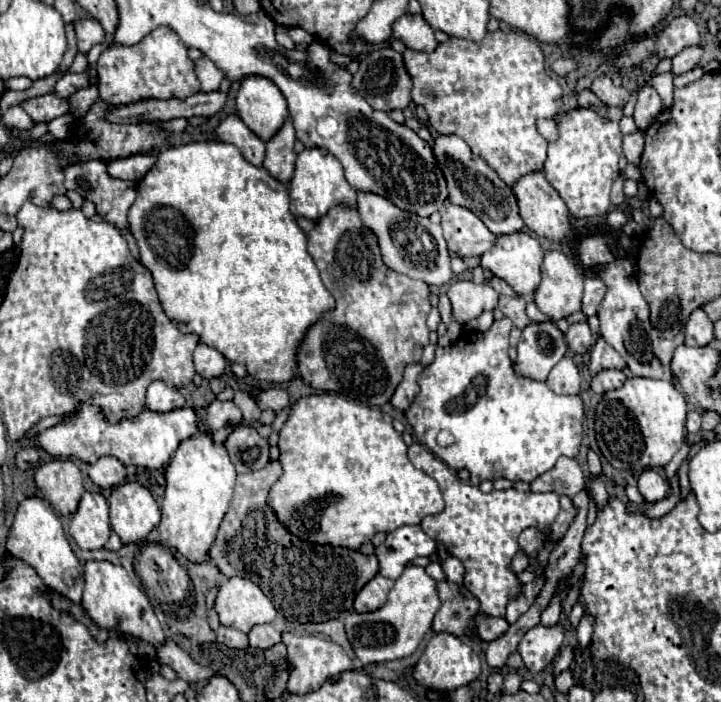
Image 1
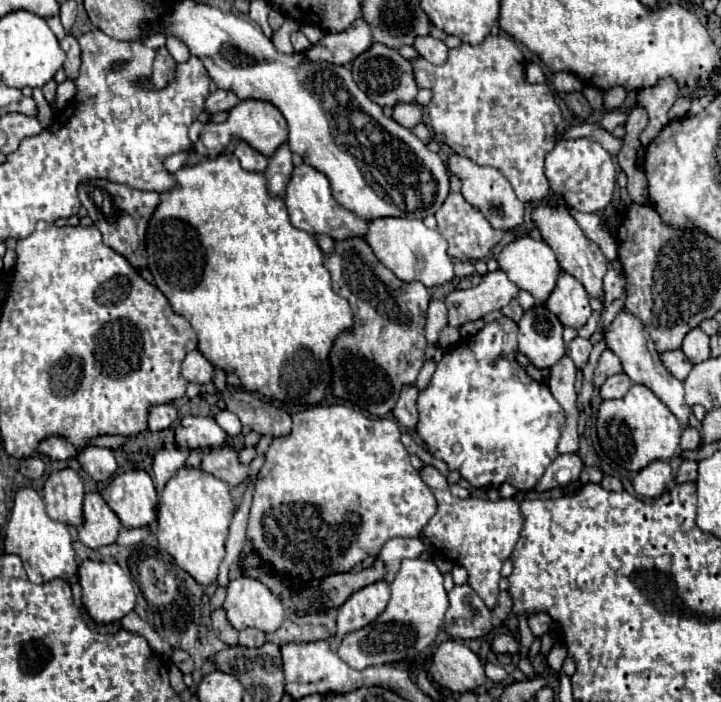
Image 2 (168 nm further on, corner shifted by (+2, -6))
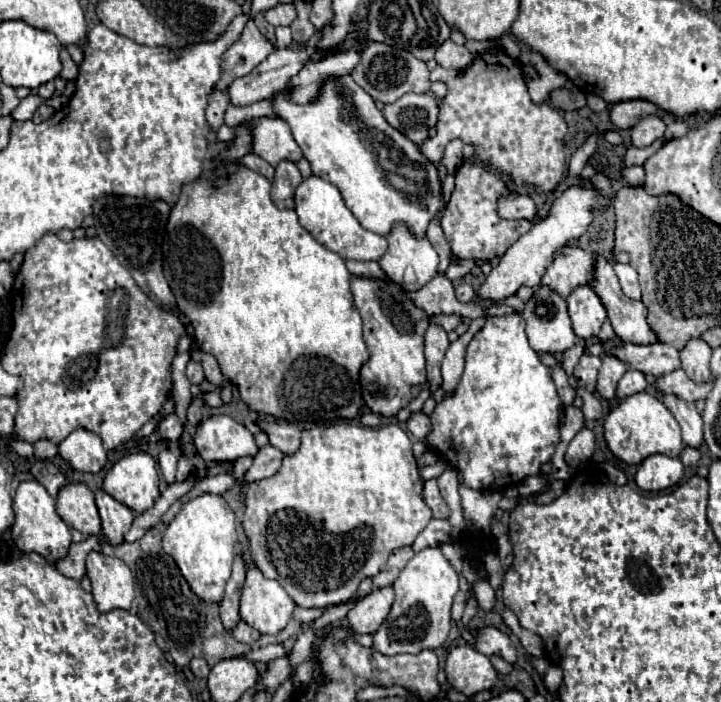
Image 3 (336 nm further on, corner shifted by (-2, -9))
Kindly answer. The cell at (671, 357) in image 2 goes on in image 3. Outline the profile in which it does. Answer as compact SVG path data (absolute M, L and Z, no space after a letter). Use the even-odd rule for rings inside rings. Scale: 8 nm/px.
M654 342L646 346L638 344L618 344L610 350L610 354L628 362L628 368L640 370L650 376L664 376L680 368L678 350L670 344Z

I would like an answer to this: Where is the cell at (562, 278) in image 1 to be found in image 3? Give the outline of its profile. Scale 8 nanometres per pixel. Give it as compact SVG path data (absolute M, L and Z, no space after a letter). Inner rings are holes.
M576 286L566 298L566 302L574 334L578 338L596 336L602 322L606 320L606 310L596 292L590 286Z

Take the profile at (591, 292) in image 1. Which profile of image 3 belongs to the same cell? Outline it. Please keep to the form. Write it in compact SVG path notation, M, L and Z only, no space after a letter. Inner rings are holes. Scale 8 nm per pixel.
M620 262L614 264L614 270L618 274L618 280L620 280L624 296L628 296L632 300L640 300L640 286L638 286L636 270L630 264L620 264Z

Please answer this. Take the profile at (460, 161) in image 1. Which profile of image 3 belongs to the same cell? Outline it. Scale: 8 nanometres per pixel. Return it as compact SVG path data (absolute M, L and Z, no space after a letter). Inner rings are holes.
M510 192L498 200L498 216L506 220L532 220L536 216L536 208L530 196Z

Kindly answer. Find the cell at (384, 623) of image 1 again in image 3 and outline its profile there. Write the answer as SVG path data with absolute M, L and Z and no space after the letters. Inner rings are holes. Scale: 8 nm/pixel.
M424 548L418 552L392 586L396 592L396 602L378 632L374 632L372 650L384 656L394 656L404 652L420 654L422 650L434 650L442 646L452 626L450 608L458 592L458 574L444 560L440 548Z

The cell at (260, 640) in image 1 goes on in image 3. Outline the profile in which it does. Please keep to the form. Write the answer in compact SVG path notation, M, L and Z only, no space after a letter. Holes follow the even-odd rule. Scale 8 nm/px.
M240 620L238 626L234 628L232 636L234 636L234 640L238 640L238 642L242 642L242 644L254 644L254 642L260 638L260 632L254 630L254 628L250 628L246 622Z

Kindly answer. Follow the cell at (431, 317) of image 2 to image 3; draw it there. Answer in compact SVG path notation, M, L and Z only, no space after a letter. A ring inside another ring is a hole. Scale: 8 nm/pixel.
M432 322L426 330L426 370L428 370L428 380L430 380L432 392L440 386L440 380L442 380L440 362L448 350L448 346L450 346L450 340L448 340L446 330L440 324Z

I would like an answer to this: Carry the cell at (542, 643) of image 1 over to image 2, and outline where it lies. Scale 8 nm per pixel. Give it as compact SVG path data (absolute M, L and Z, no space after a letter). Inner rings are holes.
M498 633L494 639L492 639L492 651L498 655L498 653L508 653L508 655L514 655L520 651L520 645L518 641L512 637L512 635L504 635L504 633Z

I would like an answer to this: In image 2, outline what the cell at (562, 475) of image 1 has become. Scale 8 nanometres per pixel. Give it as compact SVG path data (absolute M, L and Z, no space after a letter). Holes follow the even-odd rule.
M566 453L566 455L558 455L546 469L546 473L542 475L542 479L536 485L536 491L546 491L546 489L554 489L554 487L564 487L572 481L578 481L580 471L582 471L584 463L580 459L578 453Z

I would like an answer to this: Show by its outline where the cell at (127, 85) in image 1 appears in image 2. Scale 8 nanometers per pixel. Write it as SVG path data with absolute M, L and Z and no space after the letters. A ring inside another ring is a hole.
M166 47L158 49L156 53L156 61L154 61L154 73L150 77L150 87L152 89L162 89L168 85L168 81L174 77L174 65L176 61L172 59L172 55L168 53Z

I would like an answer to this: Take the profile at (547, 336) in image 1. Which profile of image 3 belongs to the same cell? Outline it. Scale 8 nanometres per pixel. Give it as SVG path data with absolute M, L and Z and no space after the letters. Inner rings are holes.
M538 286L534 290L534 296L526 302L526 308L522 312L522 318L526 322L526 336L530 342L530 348L538 354L556 354L566 352L576 344L576 334L572 332L572 322L566 310L566 300L560 298L550 288Z

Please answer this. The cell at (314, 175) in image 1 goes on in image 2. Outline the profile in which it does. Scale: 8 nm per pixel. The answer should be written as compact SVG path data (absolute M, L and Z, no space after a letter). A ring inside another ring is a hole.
M302 163L300 167L294 167L292 179L286 189L286 207L290 213L290 221L296 229L302 229L310 235L328 235L334 241L344 241L348 237L364 237L366 235L366 221L356 217L352 211L344 209L336 203L336 199L330 193L330 183L326 175L316 171L314 167Z

